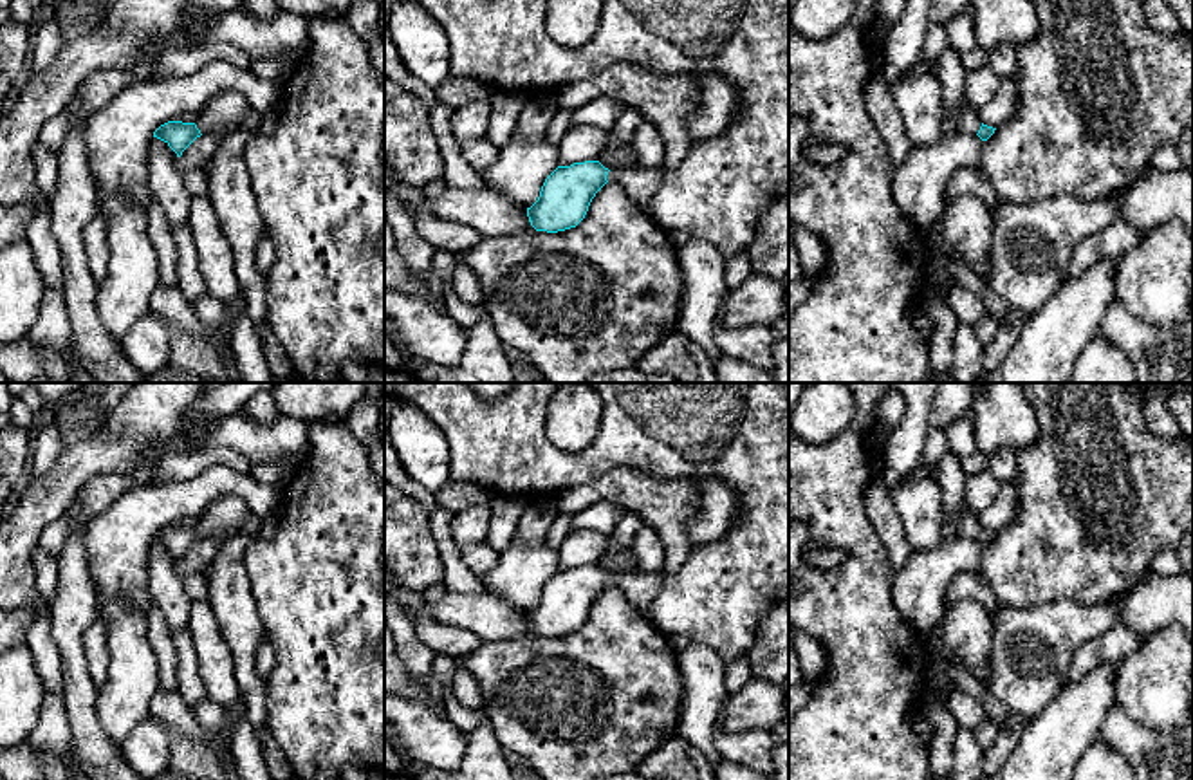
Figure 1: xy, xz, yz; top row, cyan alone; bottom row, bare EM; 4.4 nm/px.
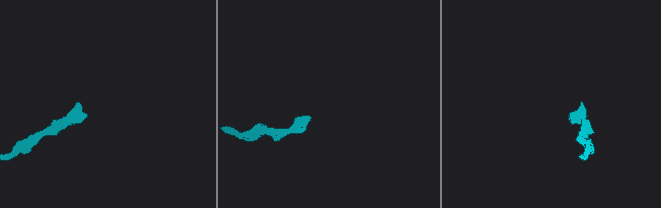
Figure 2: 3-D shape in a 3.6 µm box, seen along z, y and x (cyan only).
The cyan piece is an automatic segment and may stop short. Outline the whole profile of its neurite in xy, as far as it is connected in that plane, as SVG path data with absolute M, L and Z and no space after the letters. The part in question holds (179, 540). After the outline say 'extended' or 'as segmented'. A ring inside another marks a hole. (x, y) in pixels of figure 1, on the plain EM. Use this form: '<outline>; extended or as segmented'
M168 525L153 536L153 542L164 545L177 562L180 562L182 556L200 540L202 538L195 527L182 525Z; as segmented

